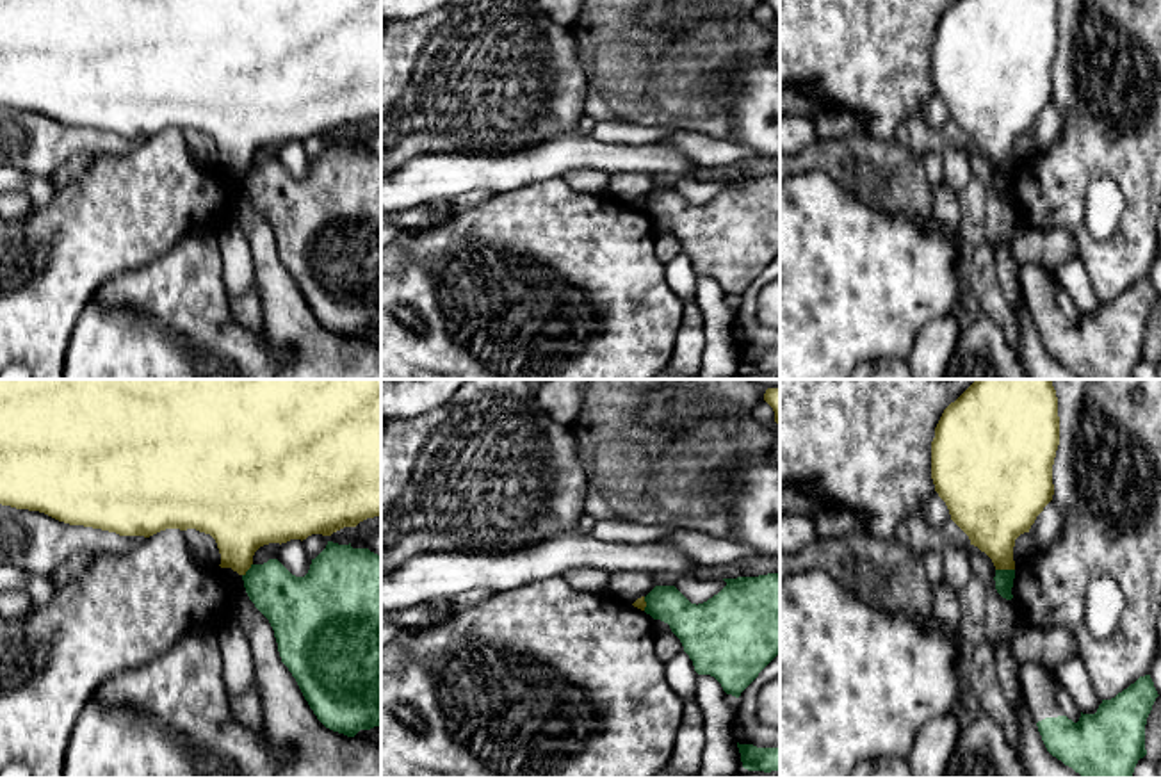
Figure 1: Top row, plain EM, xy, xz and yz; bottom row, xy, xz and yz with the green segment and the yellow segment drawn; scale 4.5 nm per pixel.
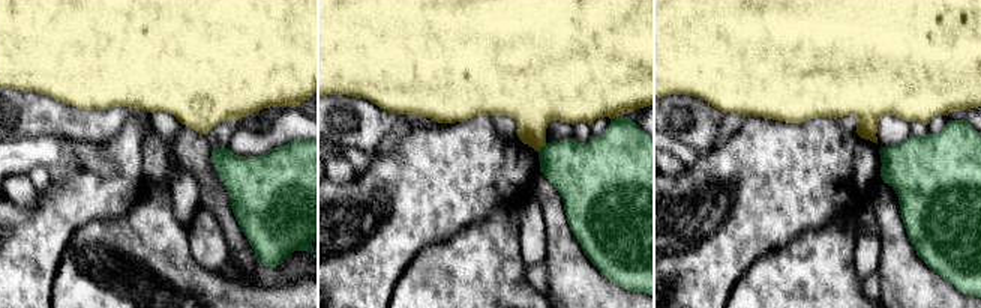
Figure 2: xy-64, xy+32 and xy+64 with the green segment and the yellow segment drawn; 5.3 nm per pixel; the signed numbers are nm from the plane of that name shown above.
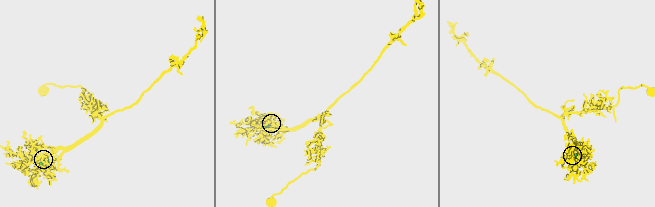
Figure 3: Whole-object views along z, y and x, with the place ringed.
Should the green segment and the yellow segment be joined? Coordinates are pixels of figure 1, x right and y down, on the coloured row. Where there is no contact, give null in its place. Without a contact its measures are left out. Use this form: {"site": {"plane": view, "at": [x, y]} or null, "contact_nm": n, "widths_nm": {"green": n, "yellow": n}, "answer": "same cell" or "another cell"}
{"site": {"plane": "yz", "at": [1005, 570]}, "contact_nm": 90, "widths_nm": {"green": 80, "yellow": 280}, "answer": "another cell"}

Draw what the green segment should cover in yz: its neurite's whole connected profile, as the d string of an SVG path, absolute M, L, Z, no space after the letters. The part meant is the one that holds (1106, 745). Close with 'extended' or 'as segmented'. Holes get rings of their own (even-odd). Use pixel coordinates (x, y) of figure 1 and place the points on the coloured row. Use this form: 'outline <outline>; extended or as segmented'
outline M1040 660L1019 668L1022 700L1038 726L1047 751L1072 767L1083 778L1133 778L1145 750L1145 725L1156 698L1159 696L1150 675L1140 677L1111 700L1102 700L1095 714L1083 714L1077 723L1068 719L1049 693L1049 671Z; extended

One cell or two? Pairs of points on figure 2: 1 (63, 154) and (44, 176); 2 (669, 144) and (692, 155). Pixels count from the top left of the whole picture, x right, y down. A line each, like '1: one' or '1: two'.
1: two
2: one

